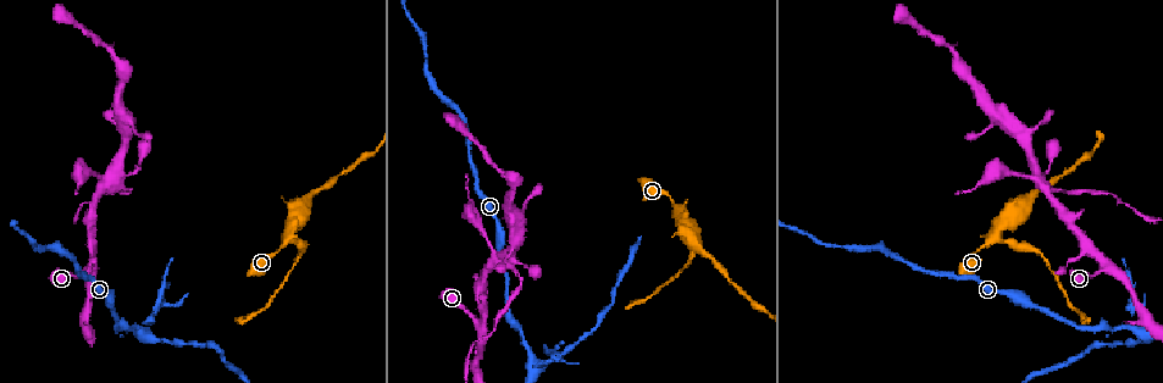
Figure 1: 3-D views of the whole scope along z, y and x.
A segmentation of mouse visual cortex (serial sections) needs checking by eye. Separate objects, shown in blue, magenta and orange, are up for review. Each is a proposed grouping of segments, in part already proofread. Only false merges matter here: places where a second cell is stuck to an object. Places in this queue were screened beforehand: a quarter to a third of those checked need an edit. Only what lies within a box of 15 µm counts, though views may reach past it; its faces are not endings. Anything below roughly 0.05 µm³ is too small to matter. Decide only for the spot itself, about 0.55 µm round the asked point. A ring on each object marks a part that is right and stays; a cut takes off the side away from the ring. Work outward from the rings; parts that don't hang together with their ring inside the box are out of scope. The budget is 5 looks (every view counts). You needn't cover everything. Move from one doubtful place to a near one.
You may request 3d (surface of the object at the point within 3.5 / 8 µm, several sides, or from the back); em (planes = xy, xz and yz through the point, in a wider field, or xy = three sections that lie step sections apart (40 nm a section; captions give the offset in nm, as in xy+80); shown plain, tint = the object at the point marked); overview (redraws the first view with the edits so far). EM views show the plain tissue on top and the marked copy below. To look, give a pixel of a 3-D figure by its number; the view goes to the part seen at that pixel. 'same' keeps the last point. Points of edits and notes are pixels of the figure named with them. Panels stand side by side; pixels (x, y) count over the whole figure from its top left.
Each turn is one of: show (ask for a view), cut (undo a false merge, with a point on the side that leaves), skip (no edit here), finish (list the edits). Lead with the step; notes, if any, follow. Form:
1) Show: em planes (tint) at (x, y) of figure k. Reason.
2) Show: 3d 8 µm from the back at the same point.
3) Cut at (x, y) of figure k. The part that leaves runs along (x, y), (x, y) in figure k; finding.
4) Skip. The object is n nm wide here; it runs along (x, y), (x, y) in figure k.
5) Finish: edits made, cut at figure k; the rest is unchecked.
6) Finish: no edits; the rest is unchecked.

Show: 3d 3.5 µm at (535, 362) of figure 1. Small branch off a trunk.

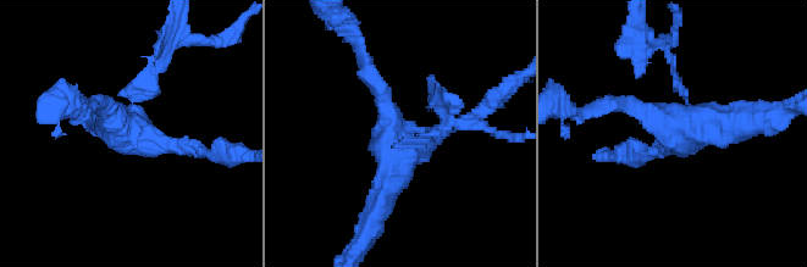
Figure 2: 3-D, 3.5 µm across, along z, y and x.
Show: em xy step 5 (tint) at (397, 140) of figure 2. 4 arms meet here; the arms are 150, 150, 200, 350 nm wide.

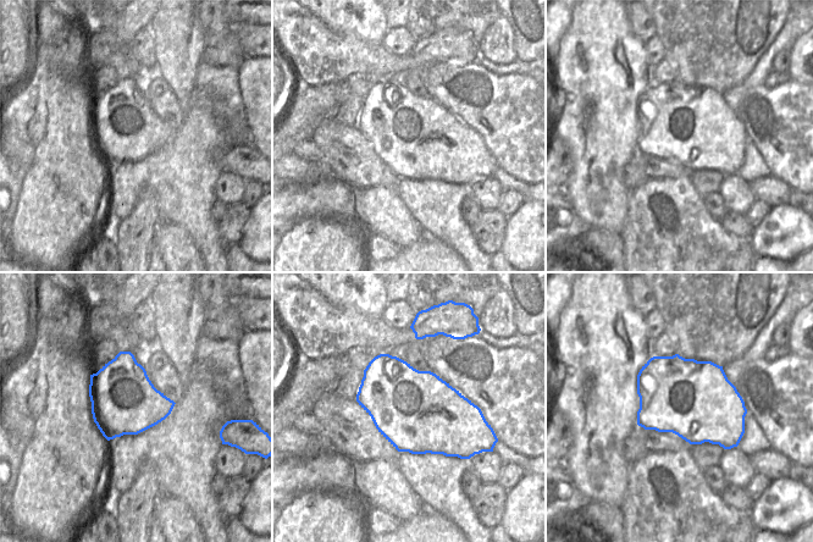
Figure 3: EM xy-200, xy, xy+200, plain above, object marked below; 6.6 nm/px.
Skip. All the same cell.

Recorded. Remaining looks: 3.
Show: 3d 3.5 µm at (1105, 267) of figure 1. Side arm on a straight run.

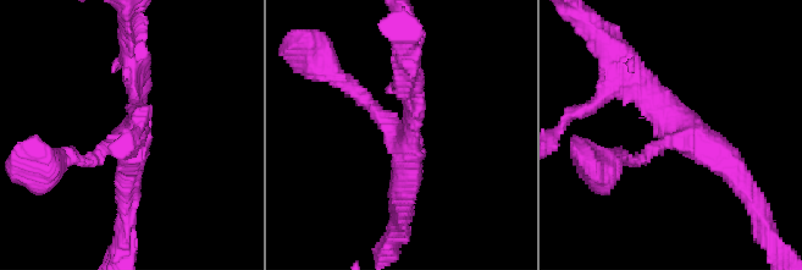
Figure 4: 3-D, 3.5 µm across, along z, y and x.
Show: em planes (tint) at (406, 140) of figure 4. 3 arms meet here; the arms are 200, 200, 350 nm wide; need the tissue.

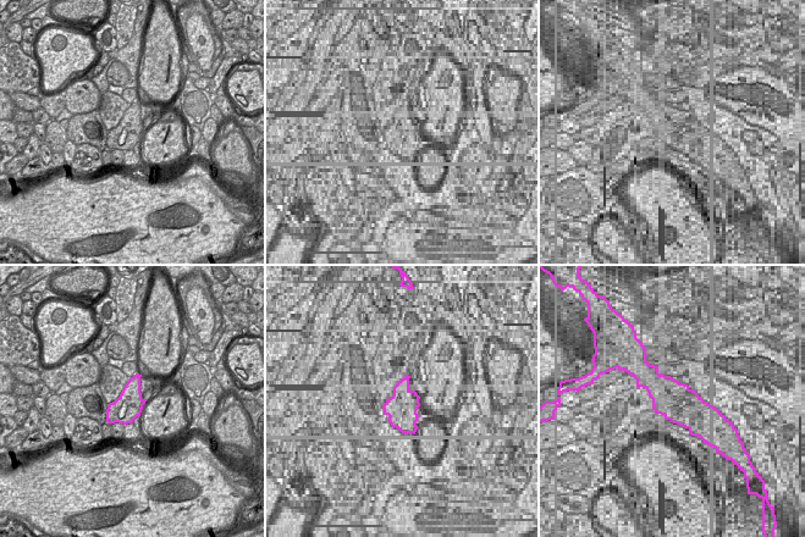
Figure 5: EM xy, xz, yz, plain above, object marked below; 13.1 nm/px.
Skip. It runs along (78, 158), (134, 131), (134, 75) in figure 4; all the same cell.

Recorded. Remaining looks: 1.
Finish: no edits; the rest is unchecked.

